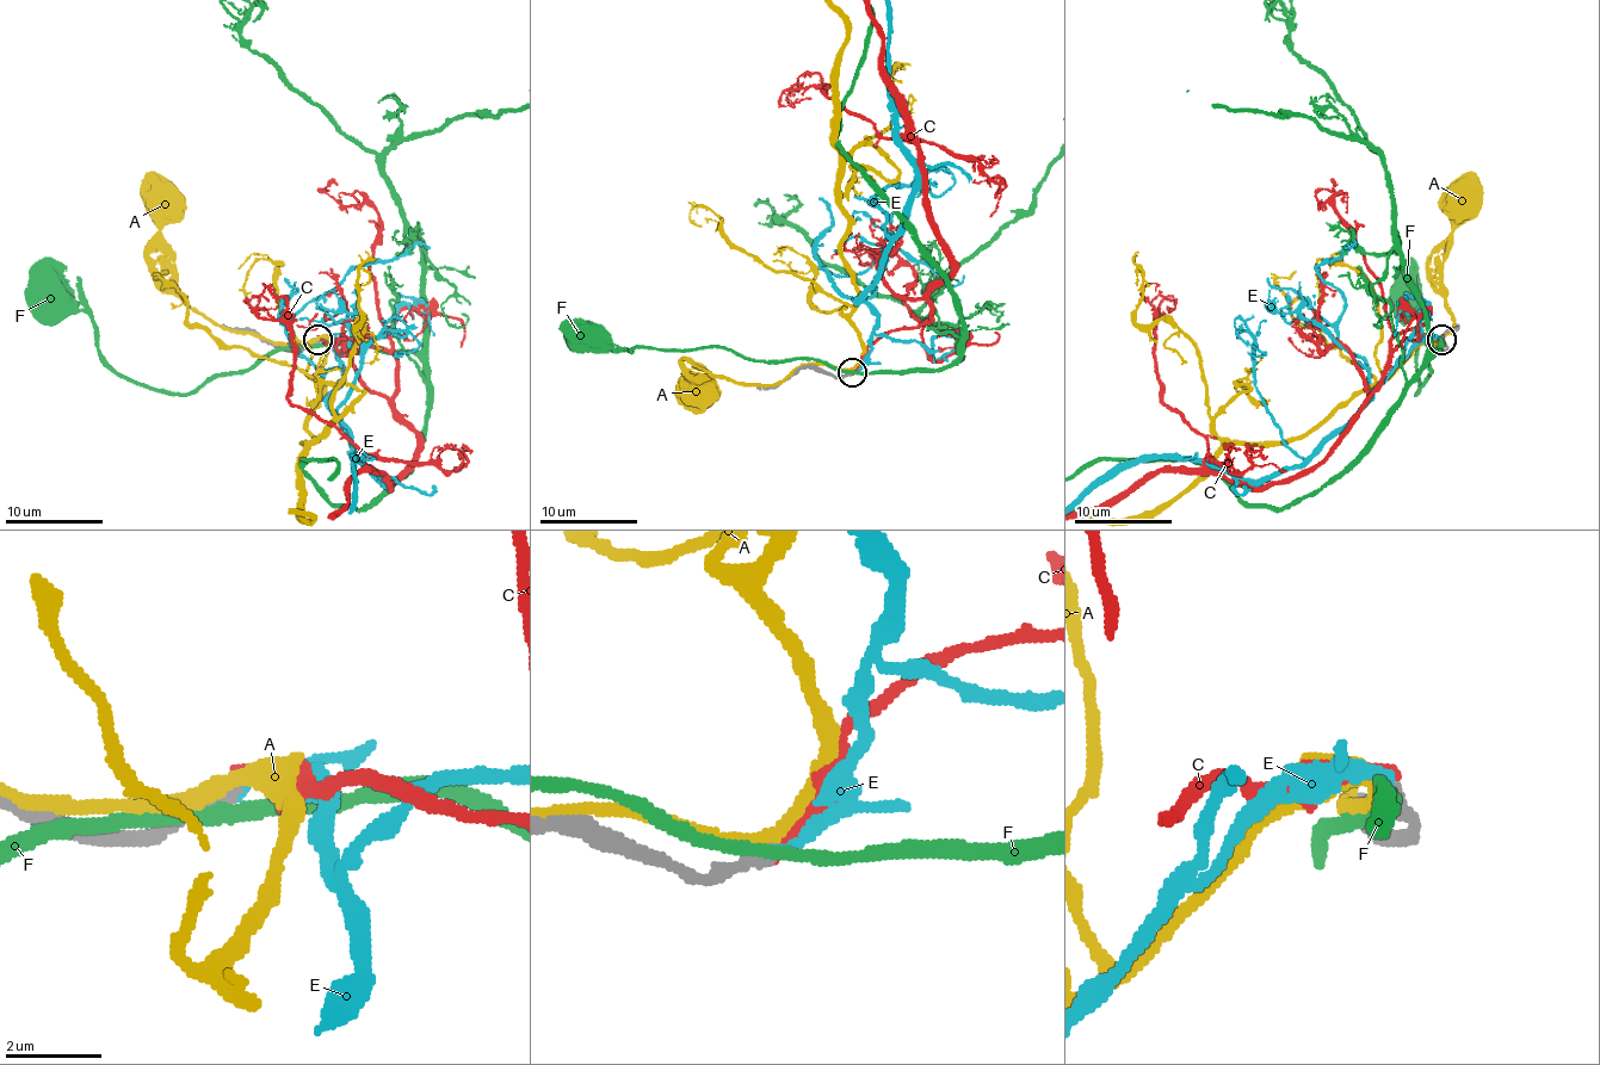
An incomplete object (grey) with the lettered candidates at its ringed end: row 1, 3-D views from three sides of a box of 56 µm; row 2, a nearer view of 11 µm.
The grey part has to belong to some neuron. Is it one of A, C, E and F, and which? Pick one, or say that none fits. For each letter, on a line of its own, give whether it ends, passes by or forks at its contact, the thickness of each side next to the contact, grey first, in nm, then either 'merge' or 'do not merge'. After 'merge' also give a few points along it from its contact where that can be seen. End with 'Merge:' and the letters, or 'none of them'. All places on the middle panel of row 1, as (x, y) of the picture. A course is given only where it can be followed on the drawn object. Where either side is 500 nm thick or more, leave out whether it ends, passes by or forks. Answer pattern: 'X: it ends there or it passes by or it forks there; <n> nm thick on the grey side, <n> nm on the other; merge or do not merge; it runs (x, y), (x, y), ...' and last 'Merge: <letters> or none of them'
A: it passes by; 340 nm thick on the grey side, 340 nm on the other; do not merge
C: it ends there; 320 nm thick on the grey side, 260 nm on the other; do not merge
E: it ends there; 320 nm thick on the grey side, 240 nm on the other; merge
F: it passes by; 340 nm thick on the grey side, 280 nm on the other; do not merge
Merge: E

